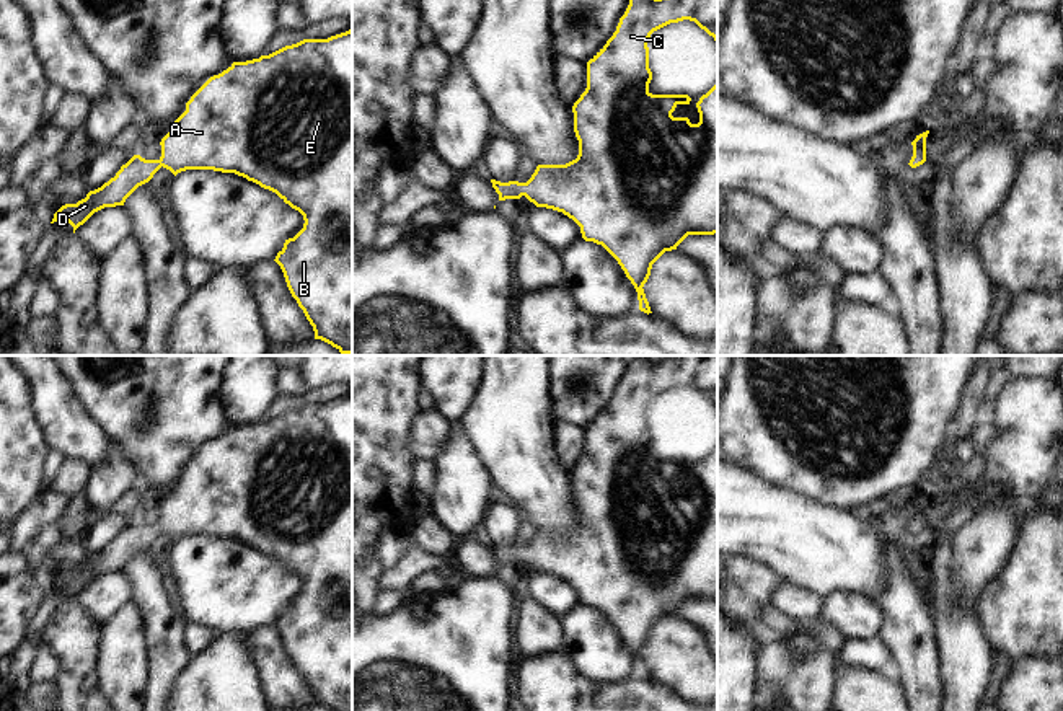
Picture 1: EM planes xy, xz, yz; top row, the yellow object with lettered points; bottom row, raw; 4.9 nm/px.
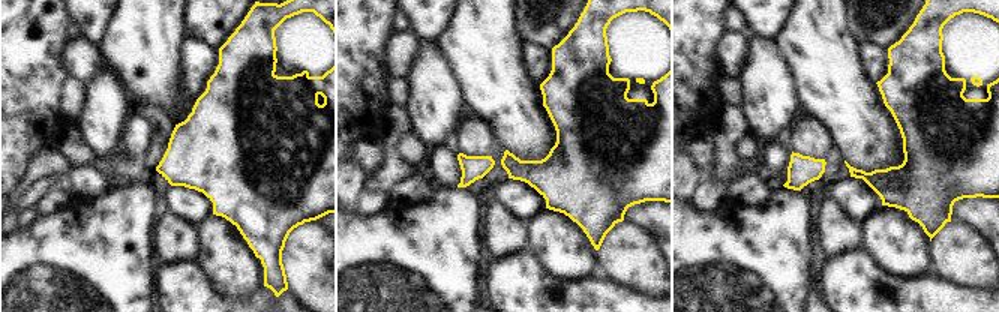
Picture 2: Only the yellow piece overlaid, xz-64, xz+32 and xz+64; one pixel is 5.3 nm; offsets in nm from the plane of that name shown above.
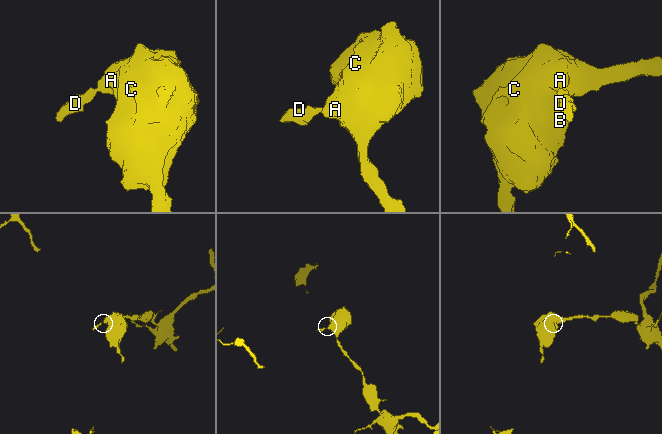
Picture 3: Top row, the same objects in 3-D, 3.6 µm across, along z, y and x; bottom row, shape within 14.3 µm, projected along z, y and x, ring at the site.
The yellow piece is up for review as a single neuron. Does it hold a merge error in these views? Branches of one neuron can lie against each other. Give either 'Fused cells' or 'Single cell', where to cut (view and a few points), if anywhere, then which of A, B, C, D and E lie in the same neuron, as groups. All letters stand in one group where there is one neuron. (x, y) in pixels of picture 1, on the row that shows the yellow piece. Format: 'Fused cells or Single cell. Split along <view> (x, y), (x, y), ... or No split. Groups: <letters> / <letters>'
Single cell. No split. Groups: A B C D E

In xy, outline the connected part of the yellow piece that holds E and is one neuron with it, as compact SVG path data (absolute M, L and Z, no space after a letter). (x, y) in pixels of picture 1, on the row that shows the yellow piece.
M352 28L328 39L303 39L259 59L233 62L191 96L186 111L174 121L160 145L158 160L134 155L101 188L90 191L77 204L62 205L51 223L67 220L75 233L95 212L124 205L126 199L148 183L161 166L174 176L186 170L214 170L243 176L276 192L303 215L303 228L285 240L274 261L313 326L315 339L331 344L341 354L352 354Z

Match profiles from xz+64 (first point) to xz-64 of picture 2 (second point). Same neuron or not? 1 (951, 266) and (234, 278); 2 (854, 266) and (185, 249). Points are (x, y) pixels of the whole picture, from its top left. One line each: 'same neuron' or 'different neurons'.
1: different neurons
2: different neurons

